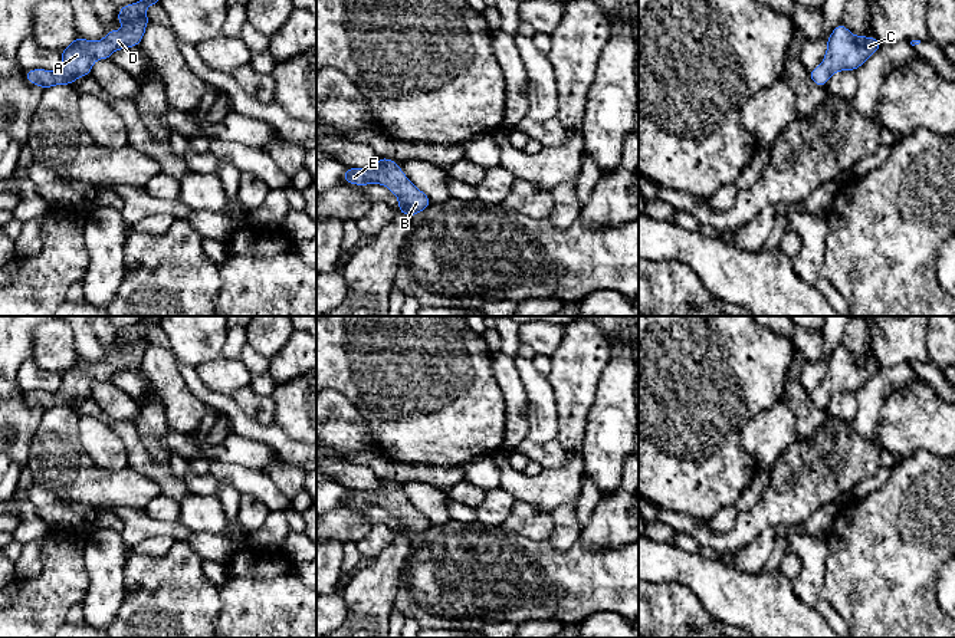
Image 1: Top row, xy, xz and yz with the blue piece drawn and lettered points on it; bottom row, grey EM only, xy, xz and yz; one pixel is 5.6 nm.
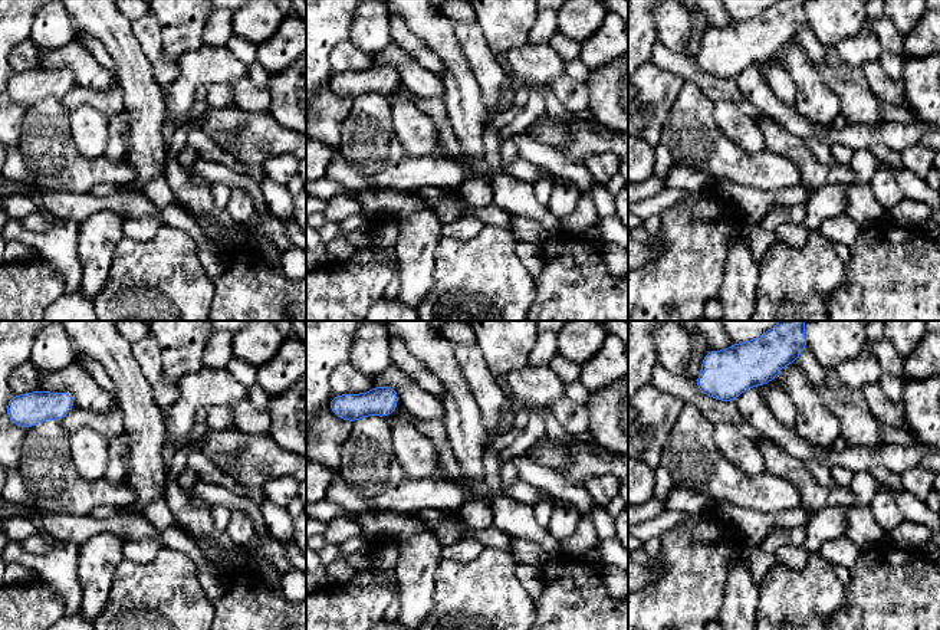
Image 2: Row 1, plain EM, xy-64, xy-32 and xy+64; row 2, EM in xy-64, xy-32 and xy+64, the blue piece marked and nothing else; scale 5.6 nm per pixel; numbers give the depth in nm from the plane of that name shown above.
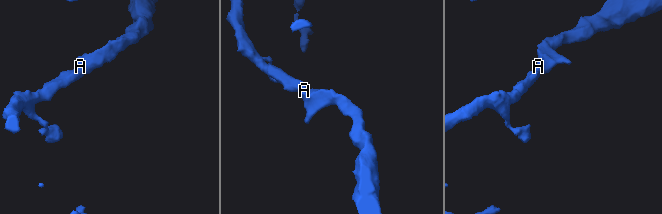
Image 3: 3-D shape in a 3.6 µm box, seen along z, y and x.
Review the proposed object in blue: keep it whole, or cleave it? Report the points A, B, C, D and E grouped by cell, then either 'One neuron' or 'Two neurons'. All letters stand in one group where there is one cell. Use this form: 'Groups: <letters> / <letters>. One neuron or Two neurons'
Groups: A B C D E. One neuron

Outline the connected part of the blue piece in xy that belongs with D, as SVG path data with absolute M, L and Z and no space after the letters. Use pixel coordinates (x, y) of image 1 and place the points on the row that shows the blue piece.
M141 0L121 7L116 20L128 27L127 32L106 30L106 36L98 42L78 36L60 52L62 68L59 70L30 69L24 70L24 78L45 91L55 85L72 86L75 79L89 76L96 59L109 60L115 50L131 49L142 42L150 22L145 9L150 4L161 4L161 0Z

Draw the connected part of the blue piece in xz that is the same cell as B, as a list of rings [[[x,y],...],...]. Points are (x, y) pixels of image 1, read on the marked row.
[[[385,157],[378,158],[378,164],[370,168],[345,167],[344,181],[352,185],[381,184],[398,197],[397,211],[407,217],[414,217],[426,210],[433,201],[414,184],[411,184],[396,161]]]

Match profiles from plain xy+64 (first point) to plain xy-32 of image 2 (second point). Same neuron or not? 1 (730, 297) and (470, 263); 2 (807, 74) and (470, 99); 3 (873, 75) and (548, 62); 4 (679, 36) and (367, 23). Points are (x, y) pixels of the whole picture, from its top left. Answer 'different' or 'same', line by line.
1: different
2: different
3: different
4: same

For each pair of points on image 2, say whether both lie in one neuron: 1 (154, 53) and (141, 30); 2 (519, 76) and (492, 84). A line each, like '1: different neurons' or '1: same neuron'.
1: same neuron
2: different neurons

